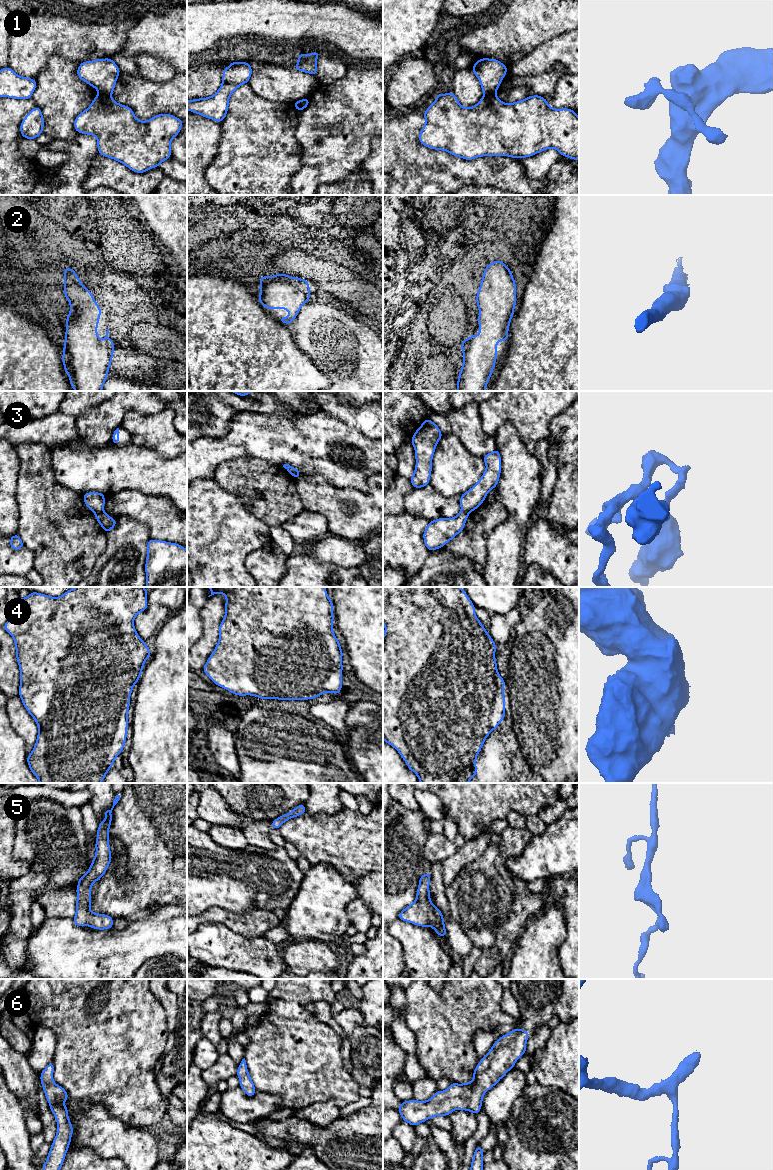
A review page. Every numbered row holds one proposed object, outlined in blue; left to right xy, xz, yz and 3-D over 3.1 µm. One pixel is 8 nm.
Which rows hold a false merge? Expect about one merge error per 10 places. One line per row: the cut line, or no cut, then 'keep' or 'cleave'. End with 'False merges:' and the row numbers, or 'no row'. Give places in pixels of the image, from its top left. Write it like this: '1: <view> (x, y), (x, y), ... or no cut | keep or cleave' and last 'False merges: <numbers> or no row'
1: xy (99, 93), (110, 95) | cleave
2: no cut | keep
3: xy (103, 511), (95, 513) | cleave
4: no cut | keep
5: no cut | keep
6: no cut | keep
False merges: 1, 3

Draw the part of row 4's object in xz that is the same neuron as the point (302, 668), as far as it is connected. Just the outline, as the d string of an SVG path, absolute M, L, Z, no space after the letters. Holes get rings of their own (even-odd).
M207 587L211 590L211 594L208 596L212 596L214 594L224 594L226 596L226 603L225 603L225 616L222 620L222 622L219 625L219 640L218 644L215 647L214 651L208 658L206 664L202 668L202 670L205 672L205 674L213 681L214 684L228 690L234 695L238 696L246 696L246 695L251 695L251 696L256 696L261 699L278 699L278 700L308 700L308 699L315 699L317 696L322 695L327 692L334 693L335 695L339 694L339 692L342 689L342 670L343 670L343 665L342 665L342 656L343 652L341 650L341 645L334 635L333 632L333 620L334 620L334 615L333 615L333 602L332 599L330 599L327 596L327 590L325 587Z

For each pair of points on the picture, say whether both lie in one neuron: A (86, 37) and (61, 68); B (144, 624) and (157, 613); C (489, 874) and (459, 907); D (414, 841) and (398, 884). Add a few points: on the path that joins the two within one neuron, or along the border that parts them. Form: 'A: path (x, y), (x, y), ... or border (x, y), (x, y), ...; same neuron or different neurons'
A: border (79, 62), (51, 55), (45, 64); different neurons
B: path (147, 622), (154, 616); same neuron
C: path (481, 882), (479, 887), (467, 899); same neuron
D: path (403, 852), (398, 857), (398, 873); same neuron

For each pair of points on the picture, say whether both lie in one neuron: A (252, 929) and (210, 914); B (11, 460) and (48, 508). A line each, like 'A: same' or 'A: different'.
A: same
B: different

